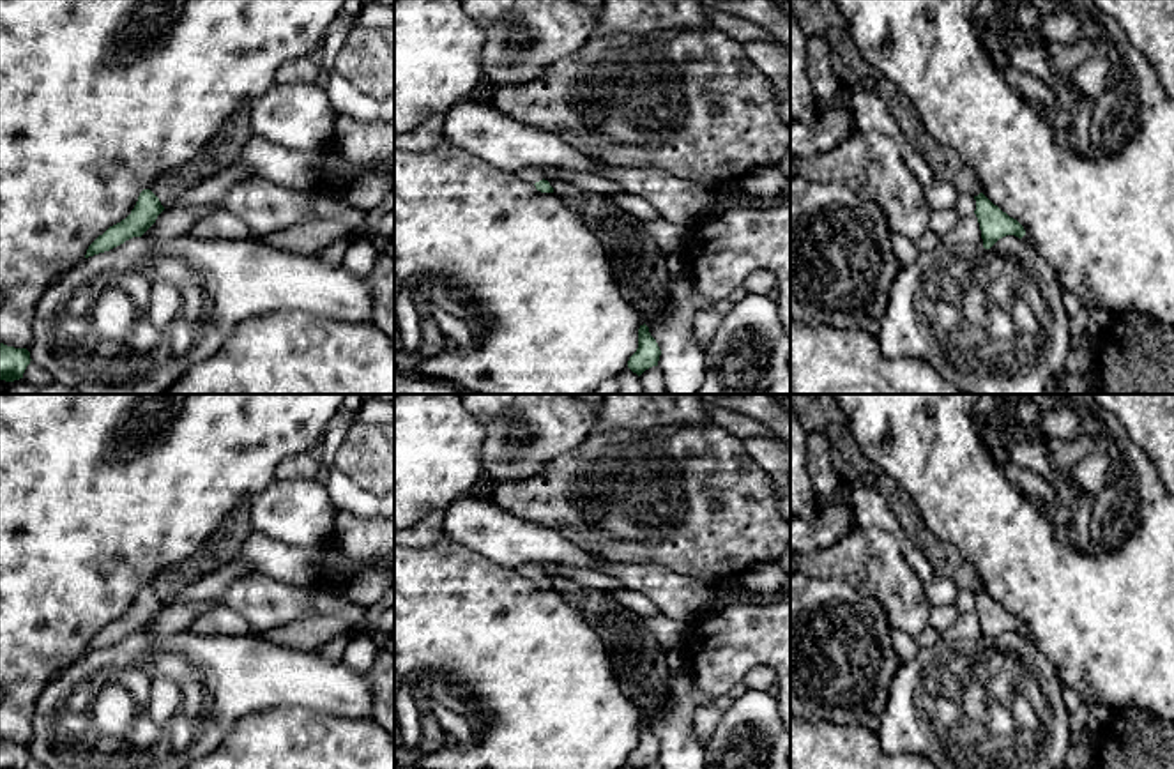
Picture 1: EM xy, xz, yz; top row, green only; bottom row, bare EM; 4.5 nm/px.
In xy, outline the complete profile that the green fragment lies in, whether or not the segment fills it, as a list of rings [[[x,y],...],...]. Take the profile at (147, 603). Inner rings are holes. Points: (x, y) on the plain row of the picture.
[[[143,585],[131,610],[99,631],[88,642],[85,654],[110,647],[133,633],[141,633],[163,606],[159,594],[150,585]]]

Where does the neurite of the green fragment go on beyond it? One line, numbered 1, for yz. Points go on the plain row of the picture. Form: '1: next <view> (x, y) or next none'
1: next none

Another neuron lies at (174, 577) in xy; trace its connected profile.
[[[244,497],[189,559],[159,571],[150,582],[150,587],[159,594],[164,605],[173,605],[186,585],[235,560],[244,541],[253,532],[251,500]]]

